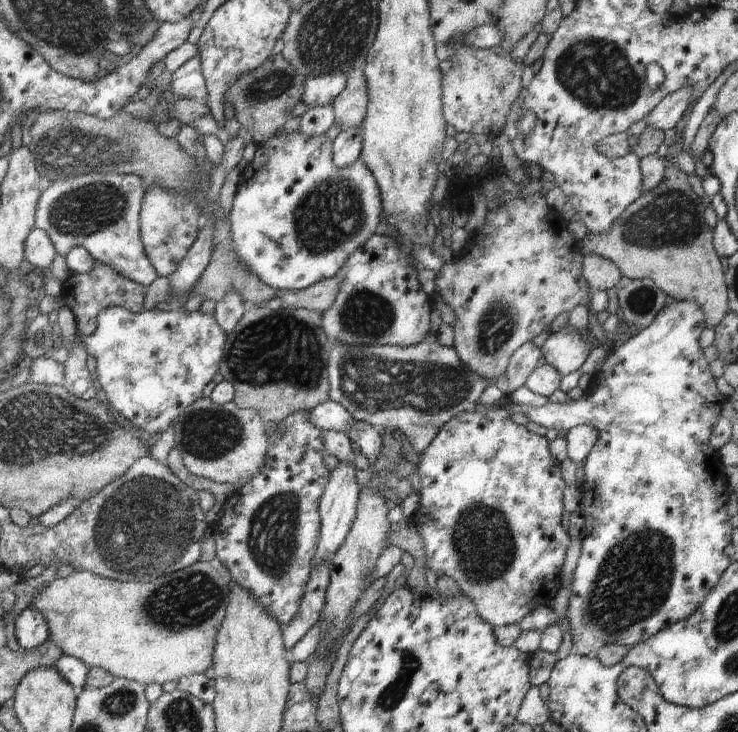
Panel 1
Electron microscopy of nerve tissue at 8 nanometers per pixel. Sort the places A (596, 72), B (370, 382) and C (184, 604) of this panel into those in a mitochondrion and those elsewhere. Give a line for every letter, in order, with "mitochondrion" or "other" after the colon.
A: mitochondrion
B: mitochondrion
C: mitochondrion

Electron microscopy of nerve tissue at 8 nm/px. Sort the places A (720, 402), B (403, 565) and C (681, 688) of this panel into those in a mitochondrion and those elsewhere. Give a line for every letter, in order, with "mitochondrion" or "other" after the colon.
A: other
B: other
C: other

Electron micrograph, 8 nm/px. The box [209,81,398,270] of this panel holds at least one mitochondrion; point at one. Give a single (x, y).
(332, 212)

